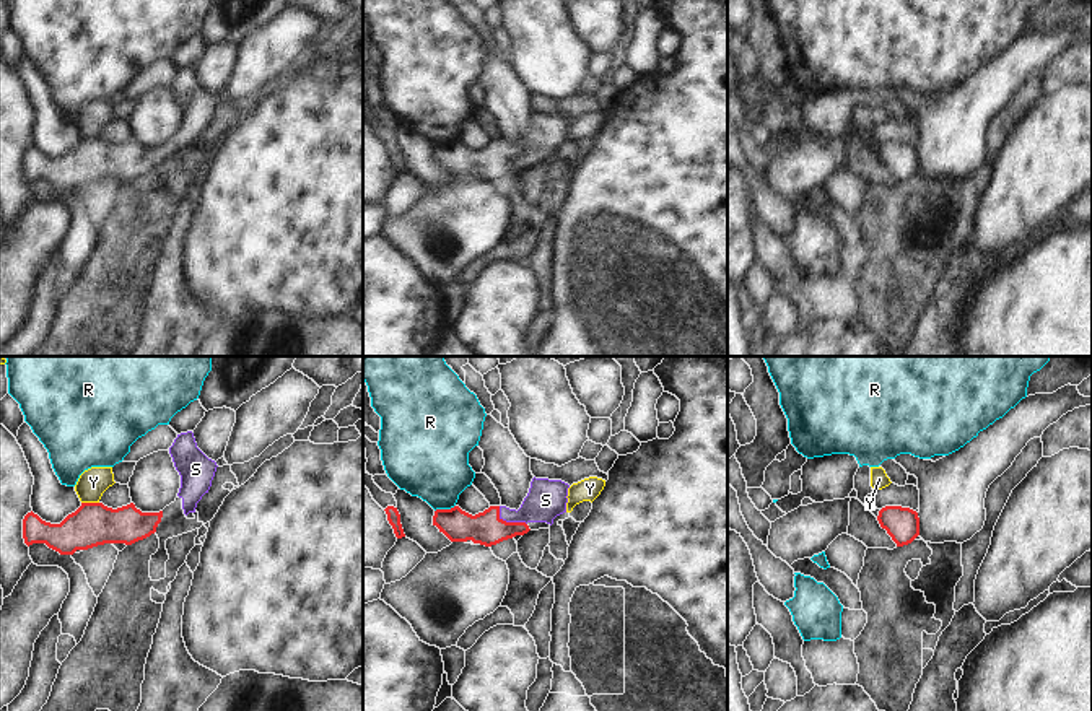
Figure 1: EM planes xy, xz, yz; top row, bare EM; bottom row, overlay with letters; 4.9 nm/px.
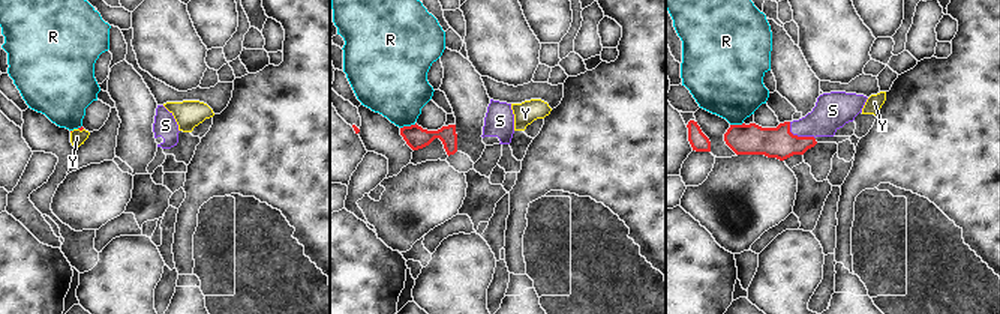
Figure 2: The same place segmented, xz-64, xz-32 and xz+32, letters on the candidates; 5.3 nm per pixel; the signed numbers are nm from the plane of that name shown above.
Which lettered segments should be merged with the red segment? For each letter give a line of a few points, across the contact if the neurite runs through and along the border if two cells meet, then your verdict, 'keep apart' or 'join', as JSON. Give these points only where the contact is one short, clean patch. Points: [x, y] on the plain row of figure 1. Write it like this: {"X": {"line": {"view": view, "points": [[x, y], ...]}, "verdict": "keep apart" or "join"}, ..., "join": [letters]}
{"R": {"line": {"view": "xz", "points": [[454, 140], [435, 147]]}, "verdict": "keep apart"}, "S": {"line": {"view": "xz", "points": [[485, 163], [508, 158], [546, 135]]}, "verdict": "join"}, "Y": {"verdict": "keep apart"}, "join": ["S"]}

